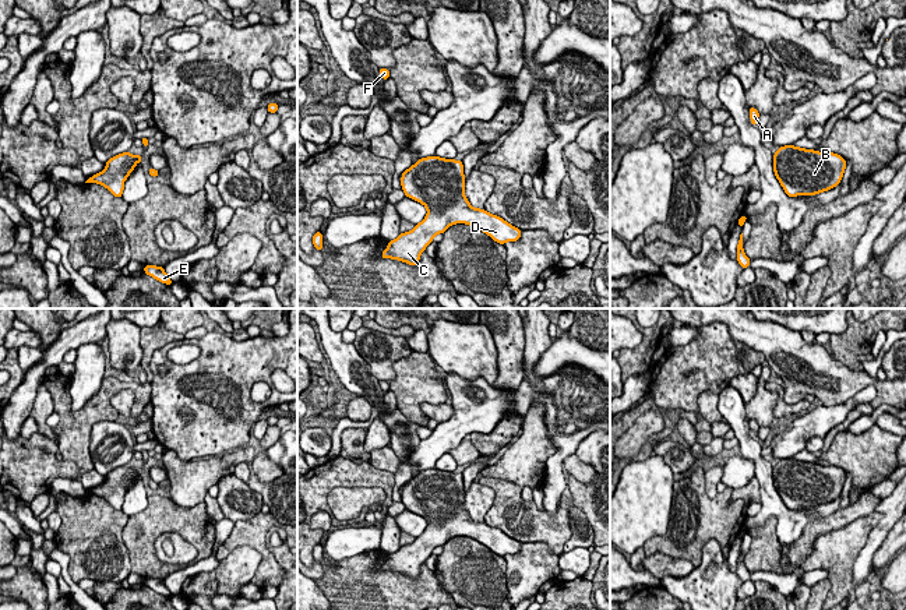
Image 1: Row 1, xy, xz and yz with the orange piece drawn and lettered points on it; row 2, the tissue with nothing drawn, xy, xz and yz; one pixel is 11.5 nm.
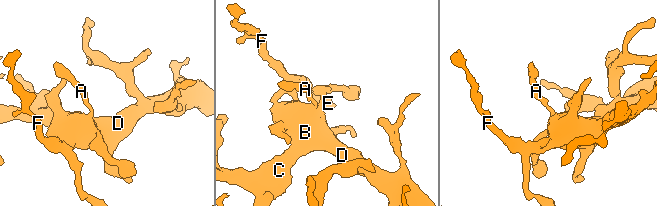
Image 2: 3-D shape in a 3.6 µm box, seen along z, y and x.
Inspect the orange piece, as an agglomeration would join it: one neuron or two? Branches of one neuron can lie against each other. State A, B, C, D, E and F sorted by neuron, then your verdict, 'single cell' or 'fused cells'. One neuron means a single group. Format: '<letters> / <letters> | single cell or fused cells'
A B C D E F | single cell

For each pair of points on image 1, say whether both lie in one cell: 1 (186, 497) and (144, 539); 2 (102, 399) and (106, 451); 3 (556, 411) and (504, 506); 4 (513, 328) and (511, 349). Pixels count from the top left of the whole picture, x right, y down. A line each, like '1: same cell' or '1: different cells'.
1: different cells
2: different cells
3: different cells
4: same cell

